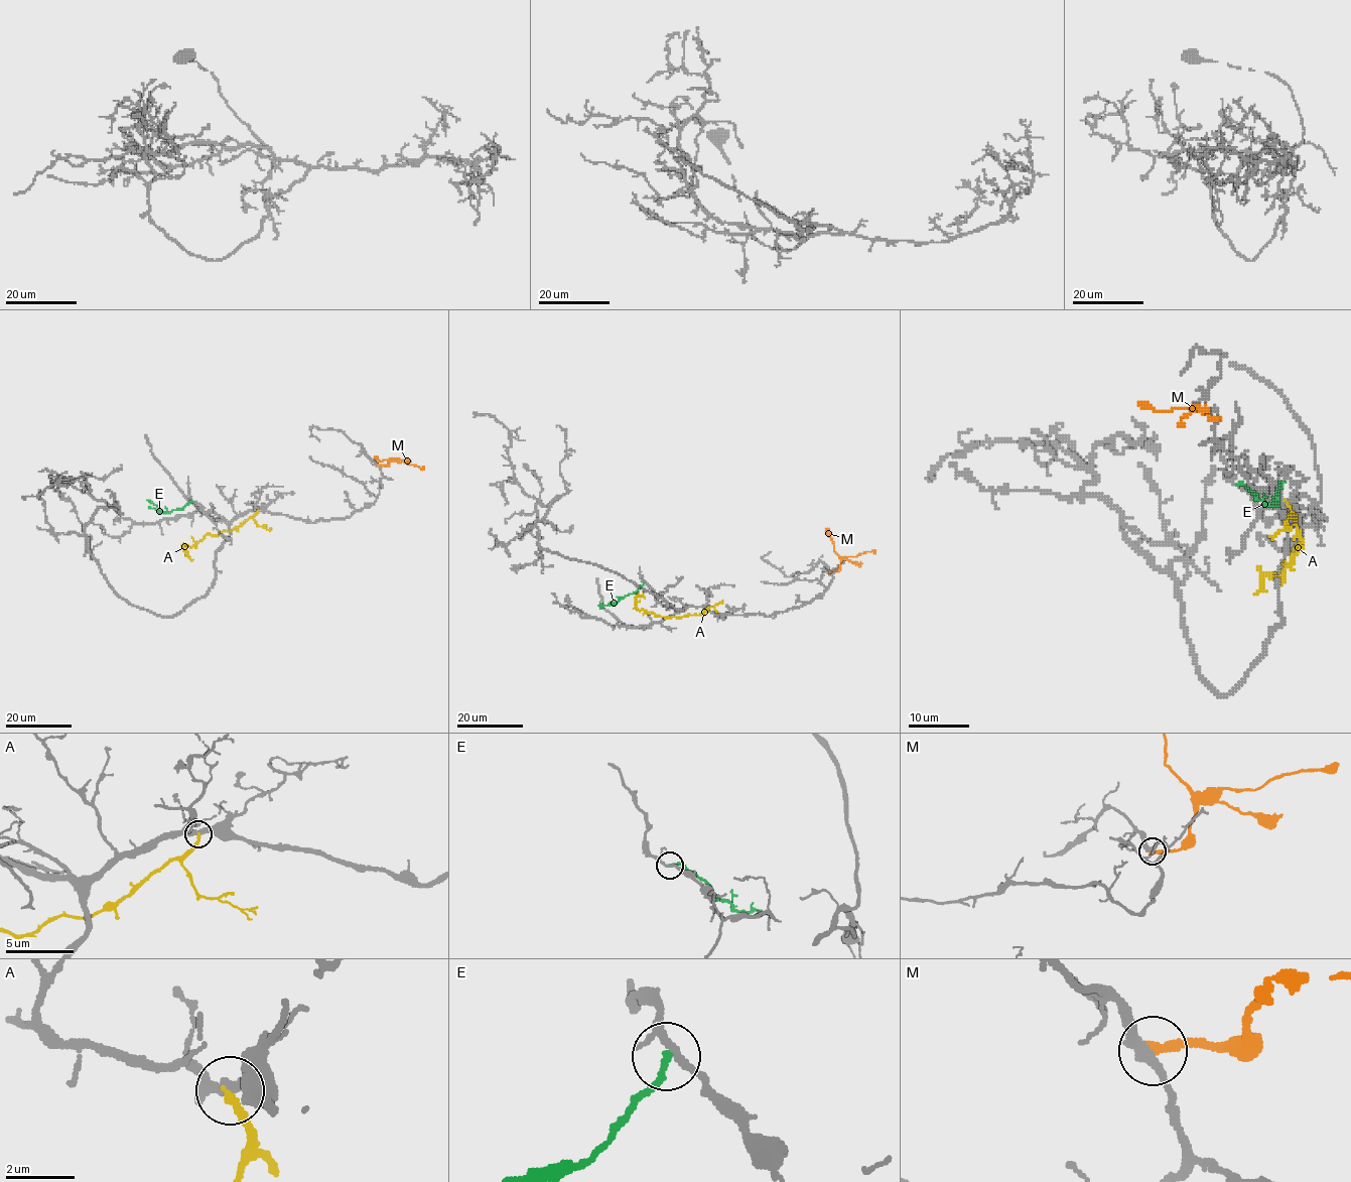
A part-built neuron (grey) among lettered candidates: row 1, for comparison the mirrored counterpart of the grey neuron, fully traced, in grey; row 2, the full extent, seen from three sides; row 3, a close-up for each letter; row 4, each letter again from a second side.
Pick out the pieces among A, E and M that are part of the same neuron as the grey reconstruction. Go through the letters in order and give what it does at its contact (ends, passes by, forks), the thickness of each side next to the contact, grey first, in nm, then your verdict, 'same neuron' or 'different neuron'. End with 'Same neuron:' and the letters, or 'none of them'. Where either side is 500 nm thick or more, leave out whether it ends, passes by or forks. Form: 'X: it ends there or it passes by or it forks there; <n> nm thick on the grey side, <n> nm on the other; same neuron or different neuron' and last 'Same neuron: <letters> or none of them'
A: it ends there; 300 nm thick on the grey side, 240 nm on the other; different neuron
E: it ends there; 150 nm thick on the grey side, 200 nm on the other; different neuron
M: it ends there; 320 nm thick on the grey side, 260 nm on the other; different neuron
Same neuron: none of them

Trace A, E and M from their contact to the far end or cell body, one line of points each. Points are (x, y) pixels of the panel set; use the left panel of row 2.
A: (257, 511), (229, 531), (207, 534), (193, 545), (184, 545), (183, 550), (191, 561)
E: (191, 501), (165, 512), (147, 499)
M: (379, 466), (395, 461), (424, 470)

